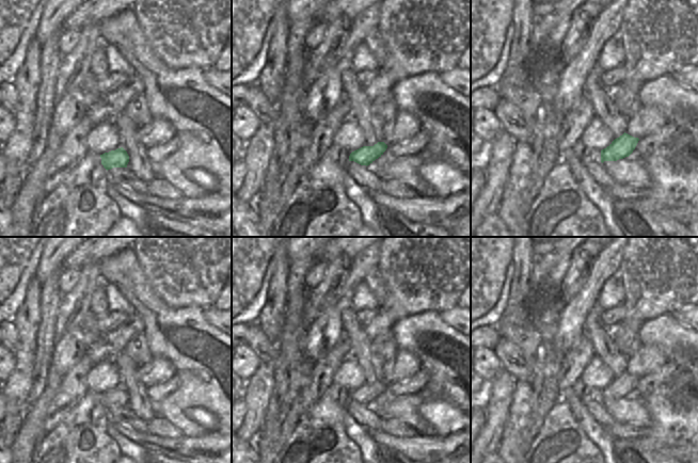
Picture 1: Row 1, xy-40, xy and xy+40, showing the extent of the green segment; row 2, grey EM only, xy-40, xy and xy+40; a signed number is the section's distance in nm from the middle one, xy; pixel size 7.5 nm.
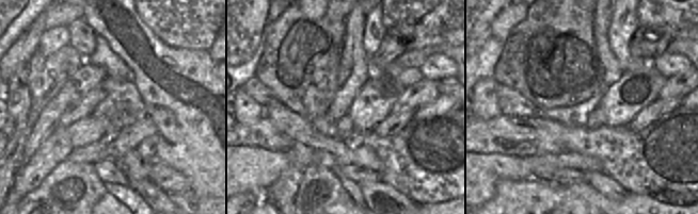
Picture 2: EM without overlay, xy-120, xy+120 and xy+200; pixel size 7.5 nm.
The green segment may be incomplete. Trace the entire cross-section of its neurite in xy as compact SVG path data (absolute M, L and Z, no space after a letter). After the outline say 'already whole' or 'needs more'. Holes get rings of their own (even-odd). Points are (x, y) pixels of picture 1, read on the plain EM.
M378 381L374 385L363 385L350 393L349 400L367 405L381 396L386 387L387 384L384 381Z; already whole

